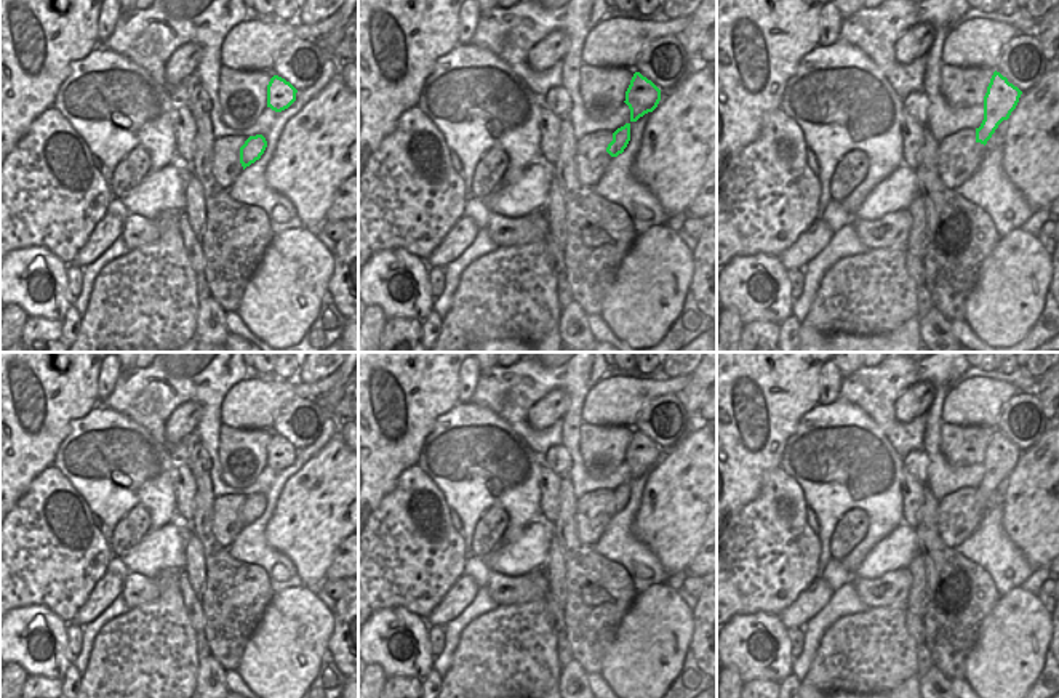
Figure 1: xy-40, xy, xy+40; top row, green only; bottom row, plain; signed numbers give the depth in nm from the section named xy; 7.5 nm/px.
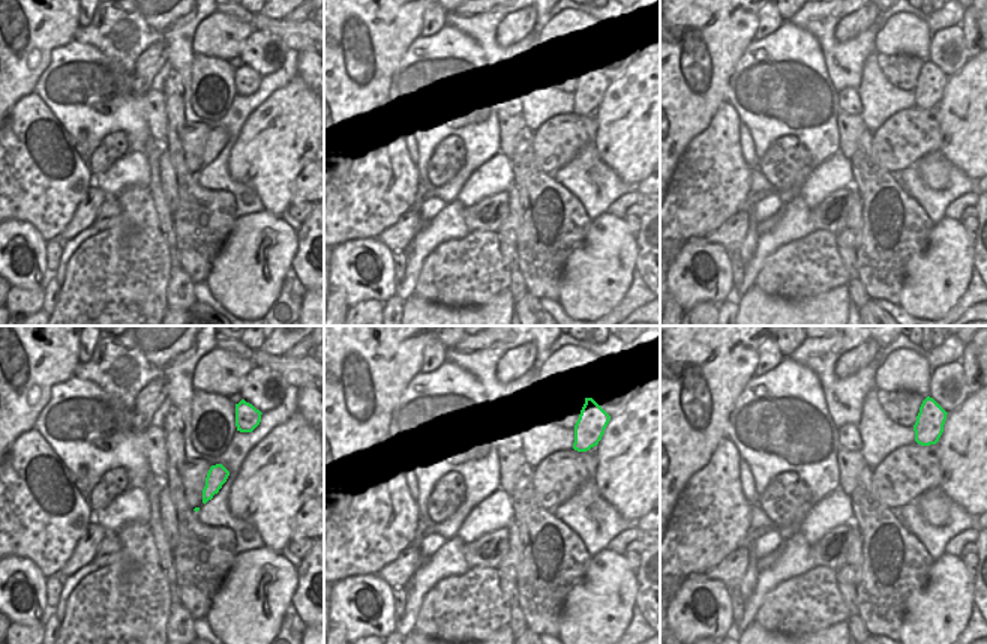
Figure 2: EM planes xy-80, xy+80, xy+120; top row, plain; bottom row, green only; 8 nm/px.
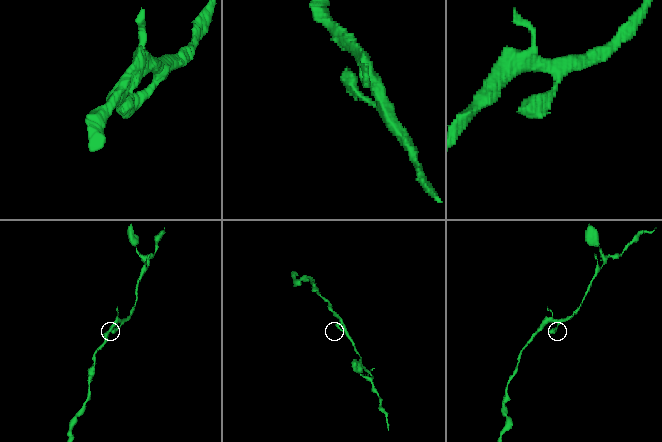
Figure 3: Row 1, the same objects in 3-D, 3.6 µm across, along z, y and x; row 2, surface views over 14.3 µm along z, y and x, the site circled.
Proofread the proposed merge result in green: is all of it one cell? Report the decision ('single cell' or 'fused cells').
single cell

